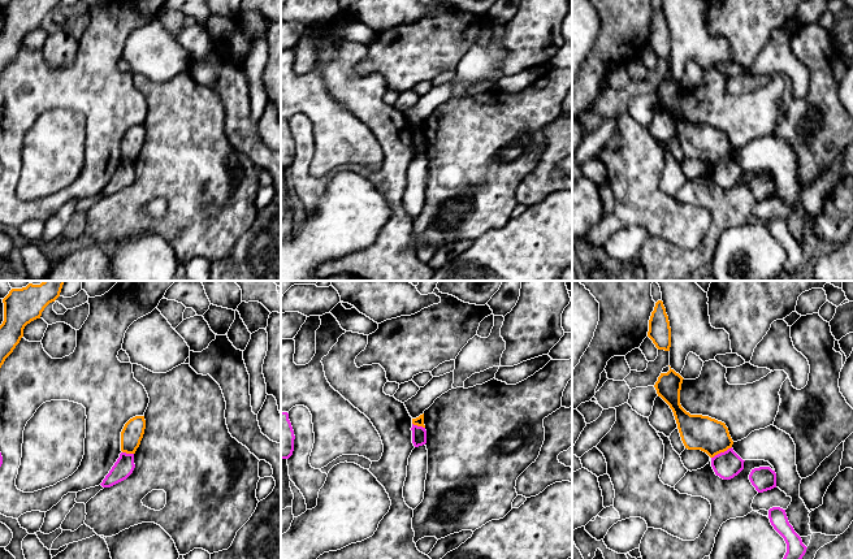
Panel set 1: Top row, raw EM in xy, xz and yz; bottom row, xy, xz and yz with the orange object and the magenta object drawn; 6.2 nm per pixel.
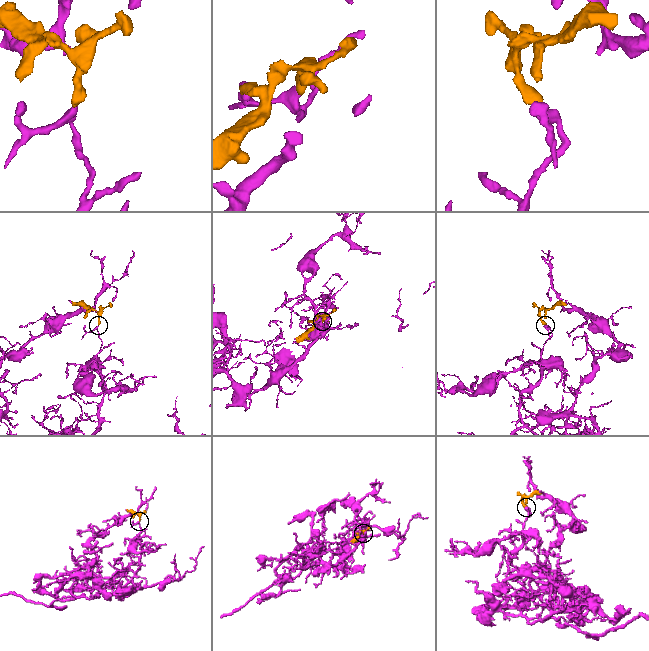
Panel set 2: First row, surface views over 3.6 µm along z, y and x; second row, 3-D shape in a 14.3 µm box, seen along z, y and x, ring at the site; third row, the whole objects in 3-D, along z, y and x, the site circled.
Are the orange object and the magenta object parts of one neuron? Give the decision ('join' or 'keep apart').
keep apart

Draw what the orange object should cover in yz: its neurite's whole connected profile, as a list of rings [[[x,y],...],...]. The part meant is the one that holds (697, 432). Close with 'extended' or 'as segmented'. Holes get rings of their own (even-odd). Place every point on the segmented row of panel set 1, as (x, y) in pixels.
[[[671,367],[667,373],[661,373],[654,387],[658,396],[661,396],[672,410],[681,441],[688,450],[701,450],[706,452],[710,458],[727,451],[732,447],[733,441],[729,436],[728,428],[724,422],[702,415],[690,415],[680,404],[680,390],[683,384],[683,377],[676,373]]]; as segmented

